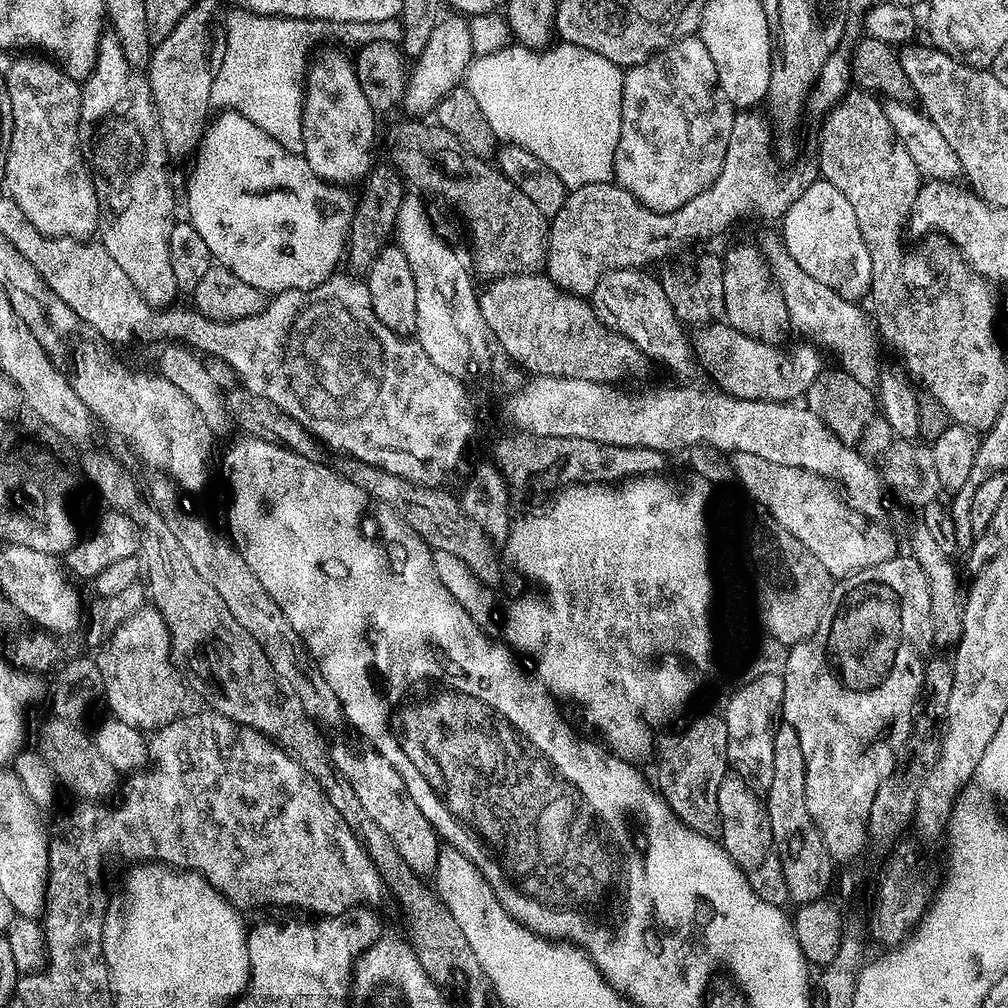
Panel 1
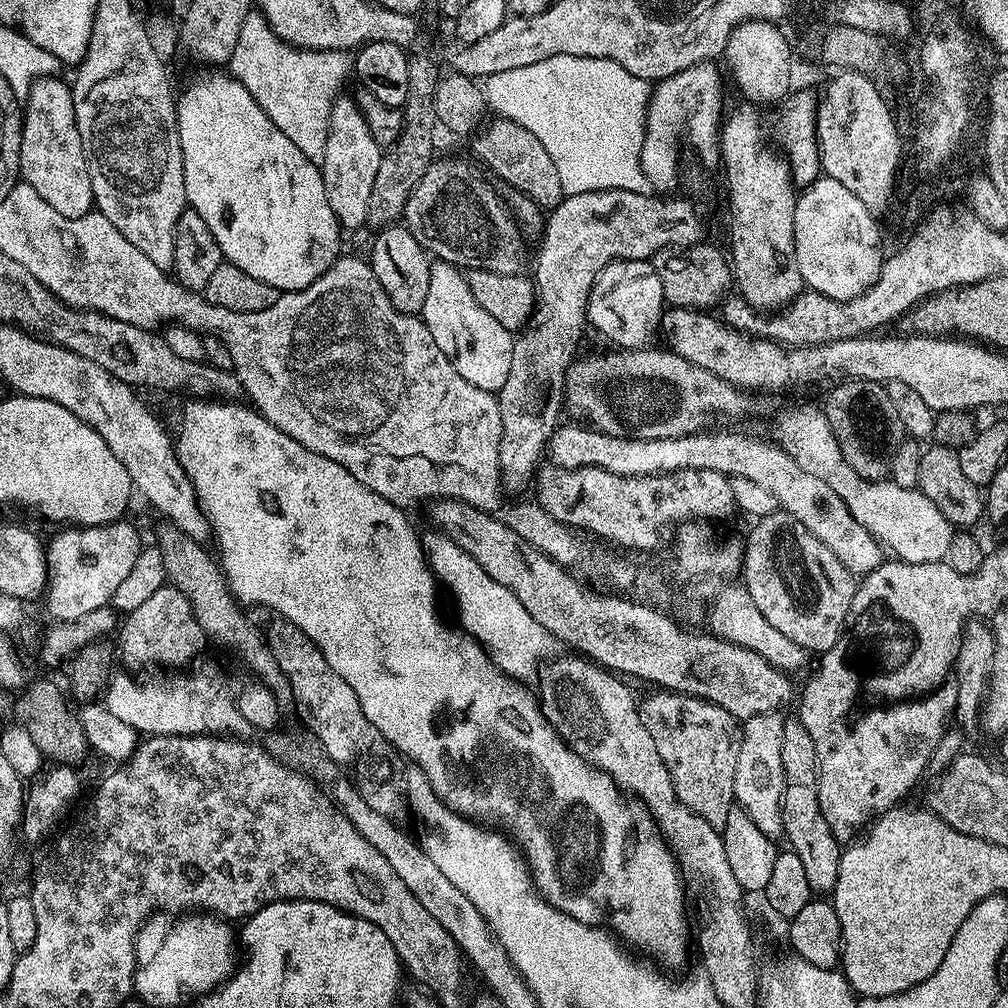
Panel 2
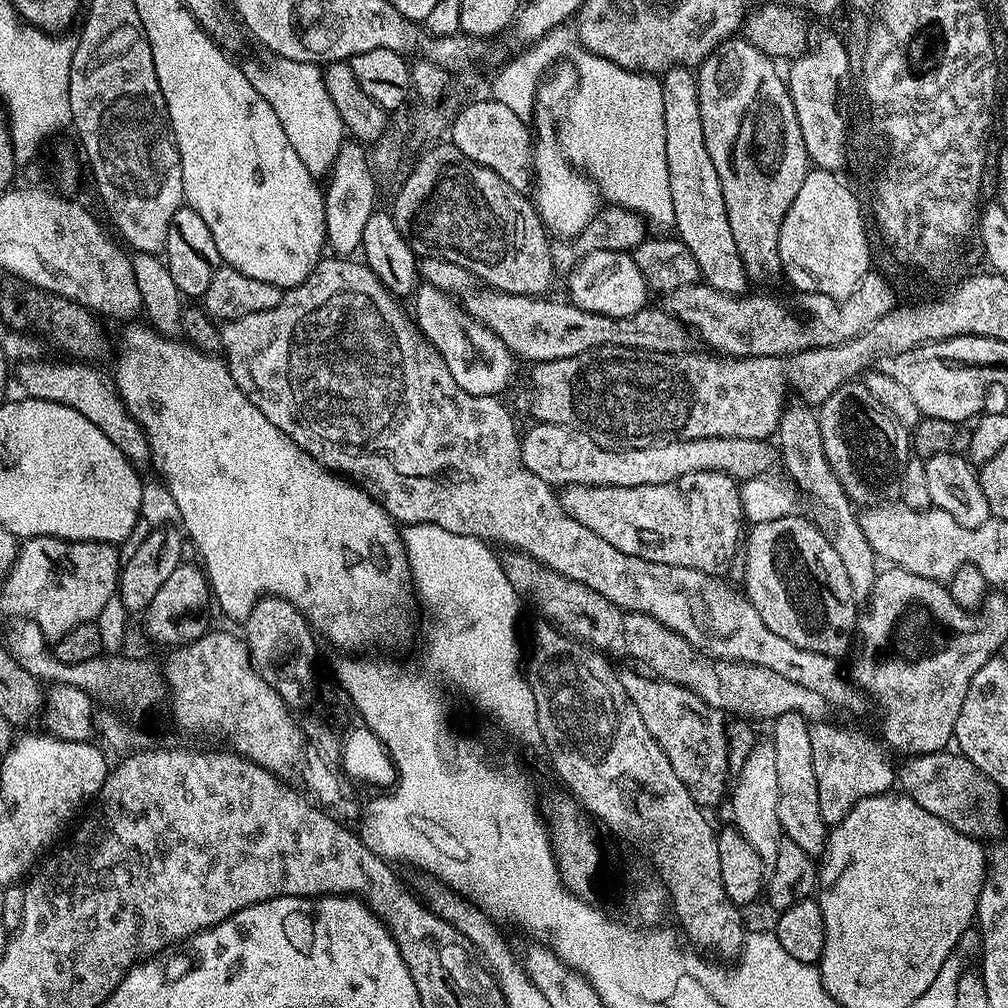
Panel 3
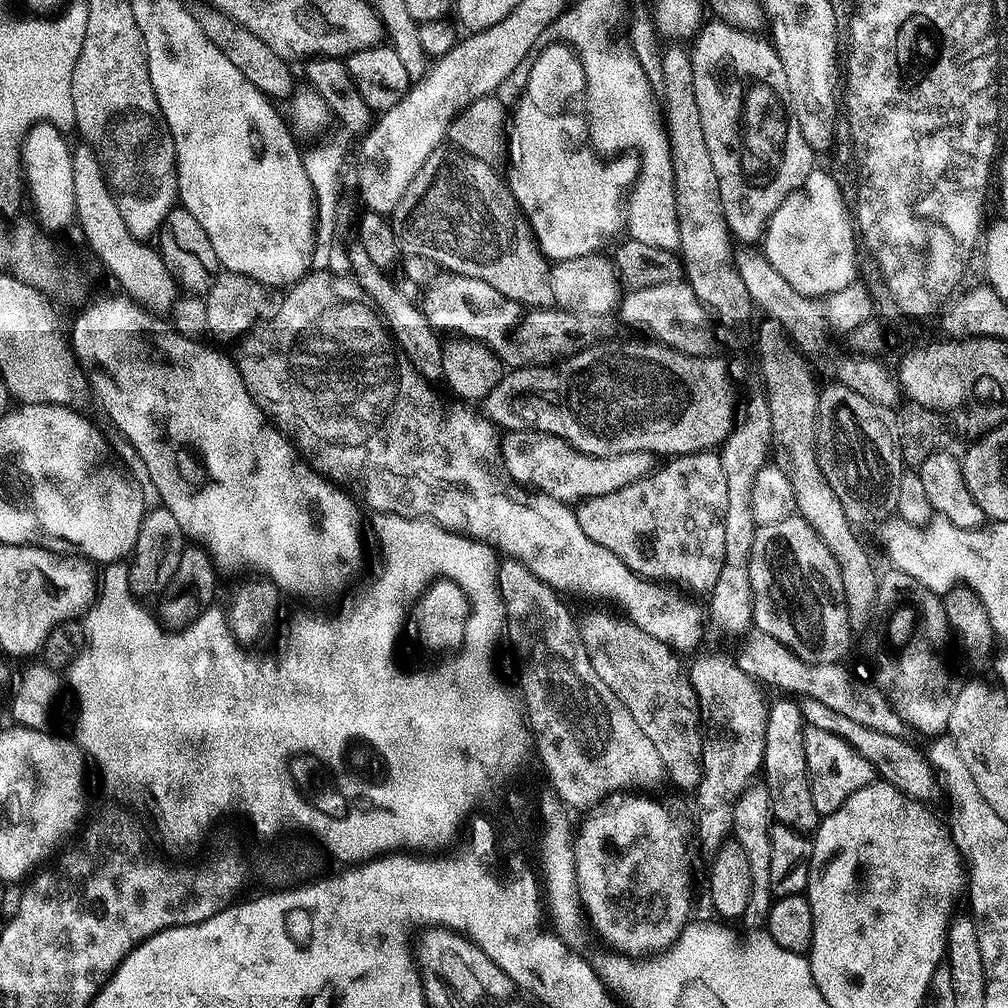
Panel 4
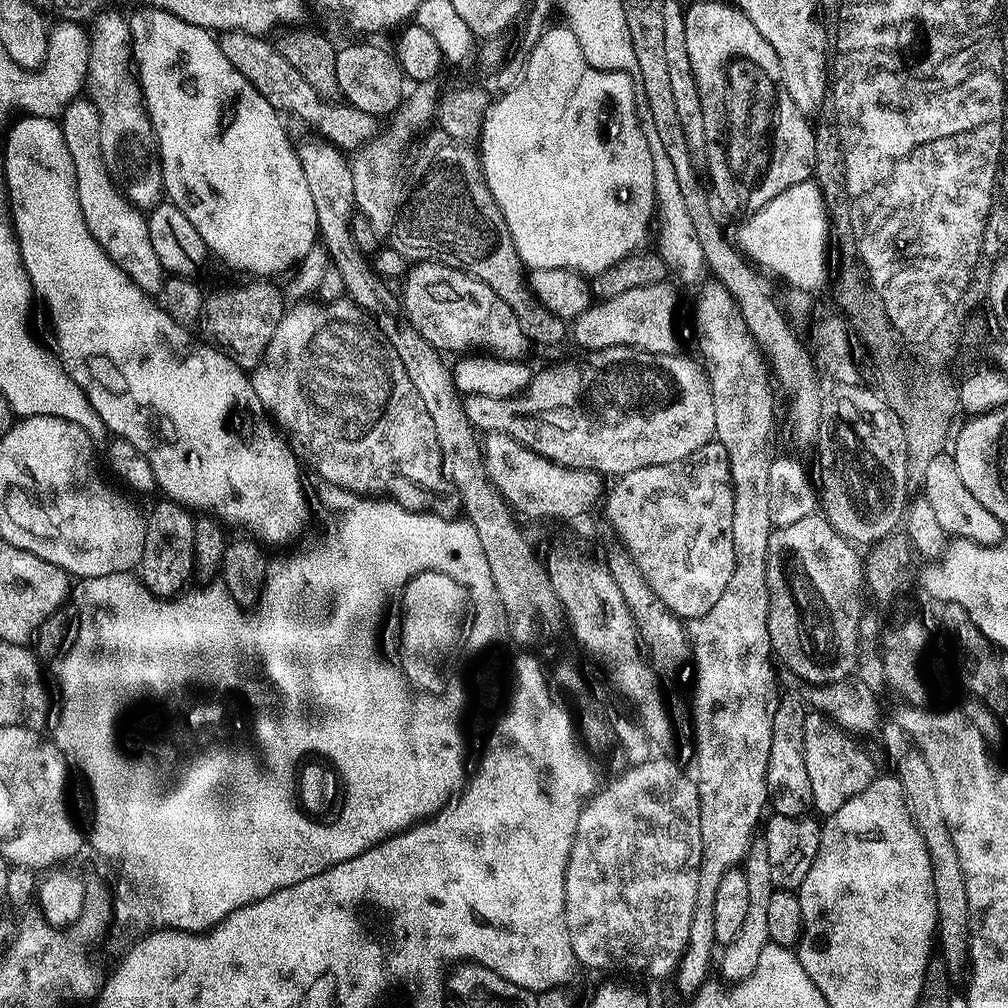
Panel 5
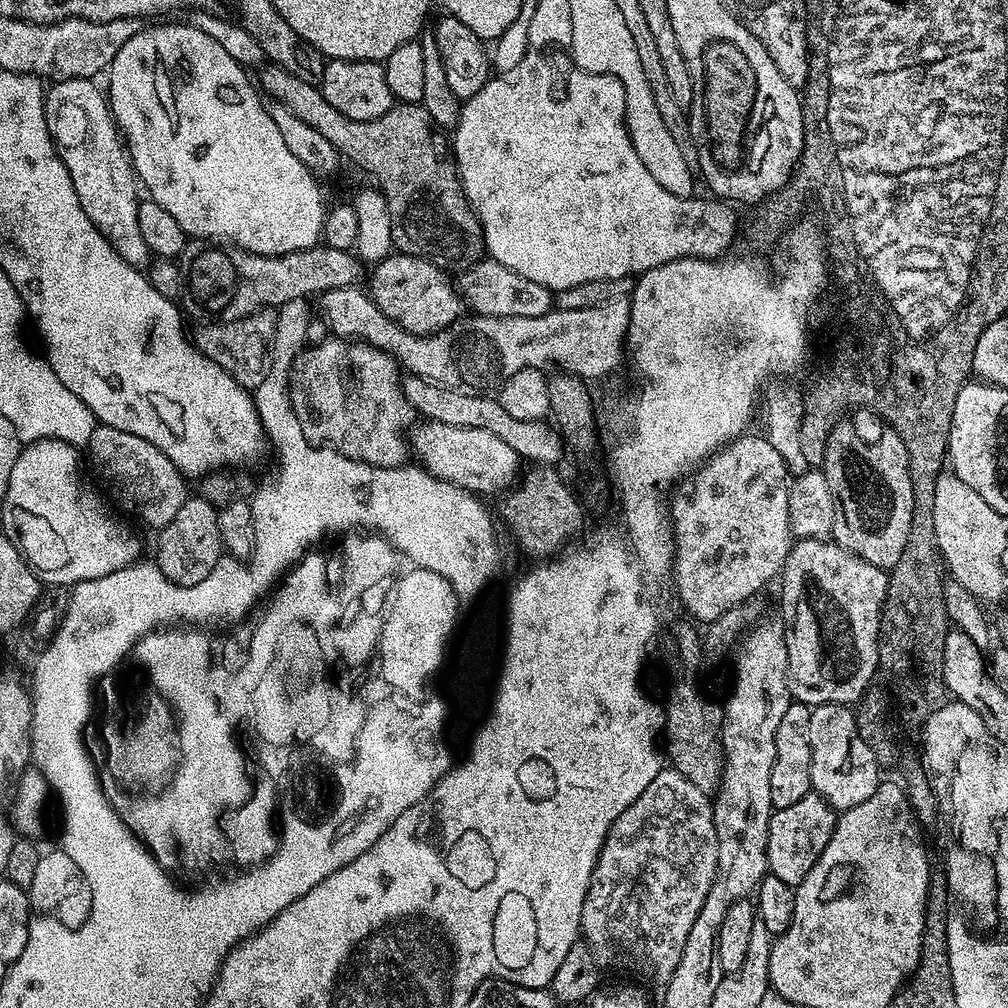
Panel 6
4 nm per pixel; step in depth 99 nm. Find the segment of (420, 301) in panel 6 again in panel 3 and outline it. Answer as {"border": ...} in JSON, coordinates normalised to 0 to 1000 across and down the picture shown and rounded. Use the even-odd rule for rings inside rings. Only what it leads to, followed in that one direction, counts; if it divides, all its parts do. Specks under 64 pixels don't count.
{"border":[[[479,288],[464,298],[463,313],[470,314],[498,339],[509,354],[541,361],[547,357],[569,355],[590,345],[636,345],[653,351],[682,350],[688,338],[682,321],[667,313],[658,304],[640,304],[621,315],[605,315],[577,308],[565,300],[550,300],[531,294],[507,294],[504,290]]]}

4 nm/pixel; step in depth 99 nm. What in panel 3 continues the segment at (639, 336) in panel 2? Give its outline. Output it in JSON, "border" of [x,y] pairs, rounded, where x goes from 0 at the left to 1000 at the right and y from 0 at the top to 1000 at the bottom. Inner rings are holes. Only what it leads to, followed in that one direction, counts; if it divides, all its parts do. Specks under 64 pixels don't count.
{"border":[[[592,245],[572,261],[563,271],[563,297],[577,308],[585,308],[589,312],[605,315],[621,315],[637,308],[644,301],[645,287],[637,268],[629,260],[622,249],[611,249]]]}

